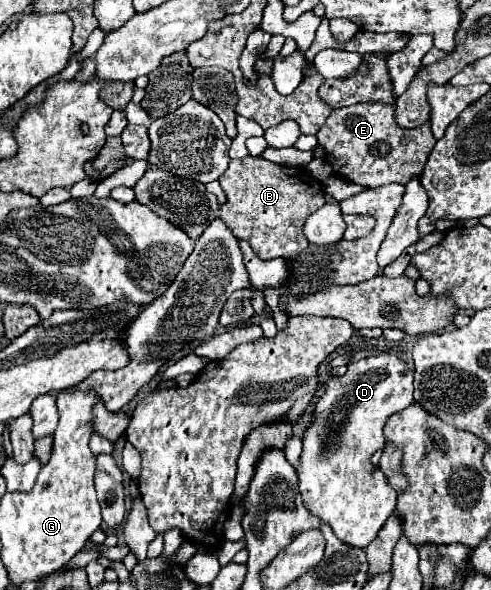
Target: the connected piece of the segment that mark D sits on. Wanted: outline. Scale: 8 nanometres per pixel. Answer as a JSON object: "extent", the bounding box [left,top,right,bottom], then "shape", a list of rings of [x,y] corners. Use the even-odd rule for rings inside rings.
{"extent":[299,353,413,547],"shape":[[[391,353],[379,357],[367,357],[357,363],[351,363],[343,377],[331,375],[325,383],[325,393],[319,397],[313,409],[313,421],[303,433],[303,451],[299,455],[299,491],[307,511],[321,521],[329,523],[333,533],[347,545],[367,547],[377,531],[387,521],[389,513],[395,509],[397,493],[387,485],[387,477],[379,473],[379,467],[371,465],[371,457],[377,449],[383,449],[383,425],[389,415],[405,409],[413,403],[413,373],[407,365]]]}

